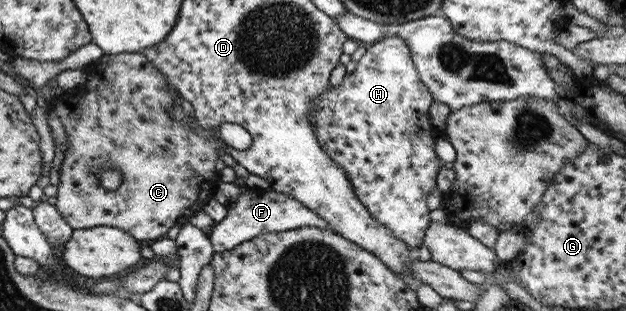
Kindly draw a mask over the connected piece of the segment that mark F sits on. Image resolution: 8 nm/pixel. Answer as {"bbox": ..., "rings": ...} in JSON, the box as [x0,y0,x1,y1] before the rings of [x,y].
{"bbox":[208,188,328,253],"rings":[[[268,188],[262,190],[251,190],[238,195],[236,200],[225,206],[226,216],[216,223],[208,235],[209,243],[214,253],[232,250],[236,245],[258,234],[278,233],[286,230],[300,229],[301,227],[315,227],[328,229],[326,222],[318,218],[309,208],[301,205],[288,195],[274,192]]]}

